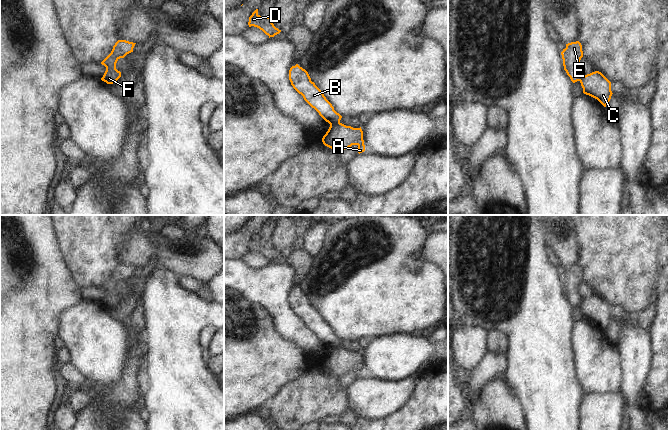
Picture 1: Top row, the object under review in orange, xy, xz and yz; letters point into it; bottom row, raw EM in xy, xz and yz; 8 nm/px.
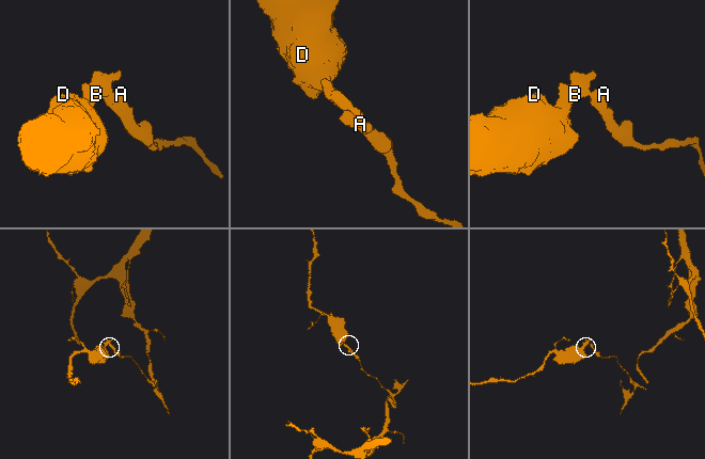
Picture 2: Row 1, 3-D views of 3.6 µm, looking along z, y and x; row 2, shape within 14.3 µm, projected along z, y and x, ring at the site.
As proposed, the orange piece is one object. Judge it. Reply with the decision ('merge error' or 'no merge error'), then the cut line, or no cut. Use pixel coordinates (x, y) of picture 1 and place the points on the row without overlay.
merge error; cut xz (339, 346), (330, 349)

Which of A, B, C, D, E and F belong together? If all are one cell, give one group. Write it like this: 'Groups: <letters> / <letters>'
Groups: A C / B D E F

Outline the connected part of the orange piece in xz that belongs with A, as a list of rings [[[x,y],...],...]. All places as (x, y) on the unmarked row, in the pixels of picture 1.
[[[342,347],[331,348],[328,355],[322,362],[325,370],[342,377],[352,369],[358,370],[358,377],[365,375],[363,355],[360,352],[353,352]]]

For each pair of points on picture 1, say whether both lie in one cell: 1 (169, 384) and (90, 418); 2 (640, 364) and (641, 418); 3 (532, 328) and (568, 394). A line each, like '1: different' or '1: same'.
1: different
2: same
3: same

